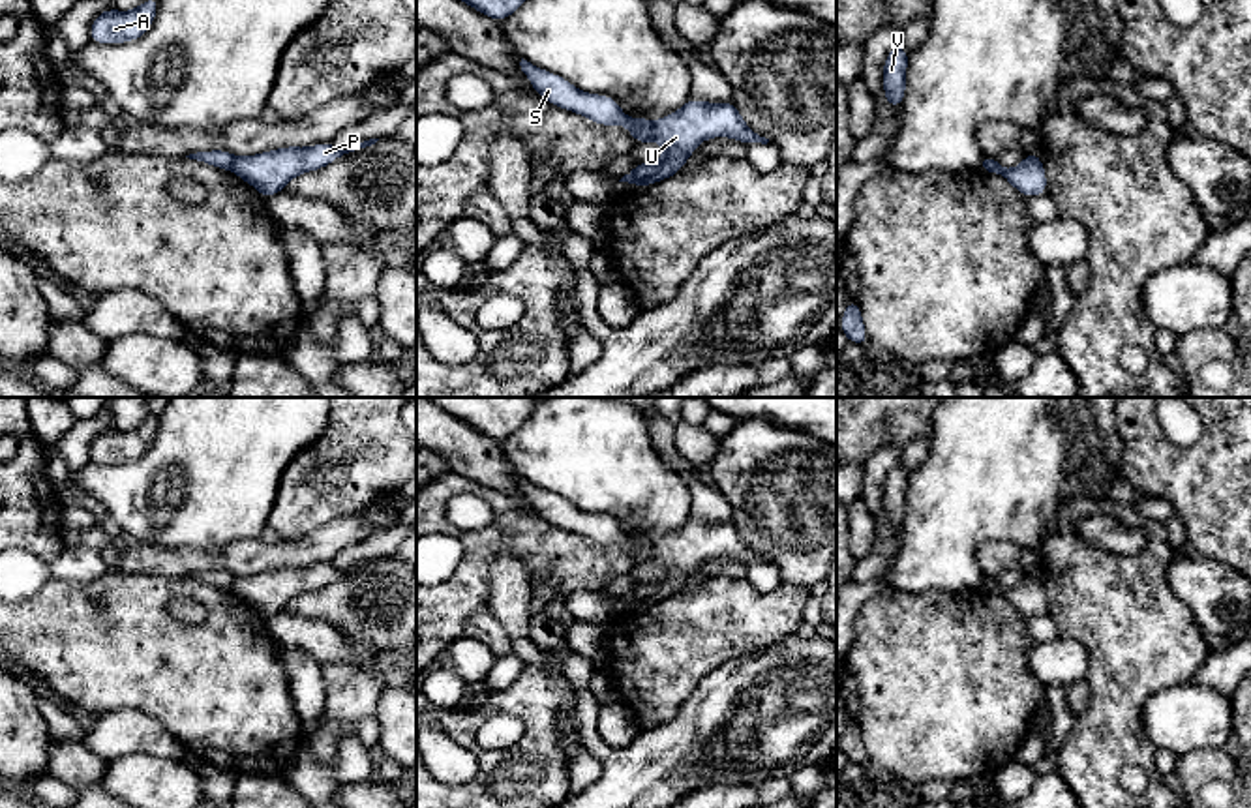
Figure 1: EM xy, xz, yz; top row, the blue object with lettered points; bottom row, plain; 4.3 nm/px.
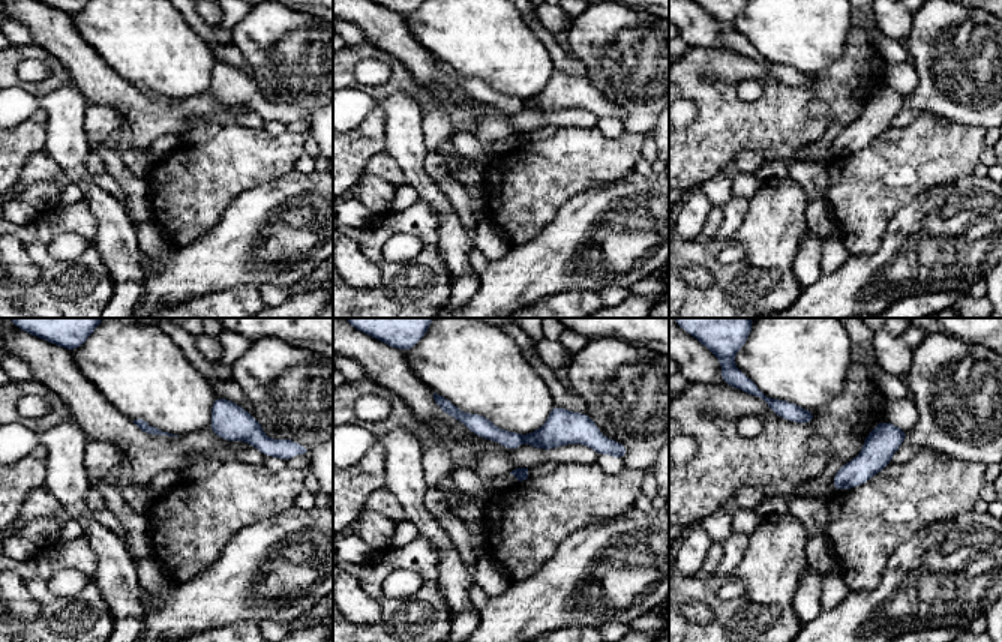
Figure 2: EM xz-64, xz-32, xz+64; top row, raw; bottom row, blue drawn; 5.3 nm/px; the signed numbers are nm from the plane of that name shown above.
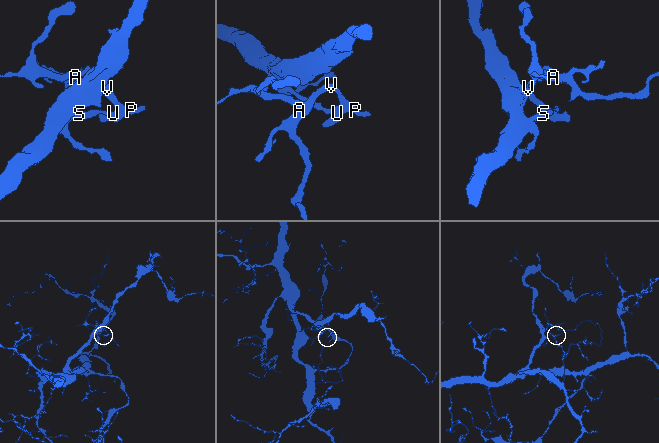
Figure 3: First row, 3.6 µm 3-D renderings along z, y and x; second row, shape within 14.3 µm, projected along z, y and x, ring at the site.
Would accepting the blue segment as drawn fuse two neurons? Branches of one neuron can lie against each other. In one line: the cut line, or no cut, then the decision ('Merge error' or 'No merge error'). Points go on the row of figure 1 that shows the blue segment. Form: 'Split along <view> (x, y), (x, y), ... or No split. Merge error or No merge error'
Split along xz (653, 122), (653, 135), (649, 139). Merge error

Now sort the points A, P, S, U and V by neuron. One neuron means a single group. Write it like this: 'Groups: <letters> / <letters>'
Groups: A P U V / S

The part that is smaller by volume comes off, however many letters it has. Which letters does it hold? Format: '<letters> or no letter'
A, P, U, V

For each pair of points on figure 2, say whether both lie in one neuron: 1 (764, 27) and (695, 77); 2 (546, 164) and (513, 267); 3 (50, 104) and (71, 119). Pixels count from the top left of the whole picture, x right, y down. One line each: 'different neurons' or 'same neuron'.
1: different neurons
2: different neurons
3: same neuron

